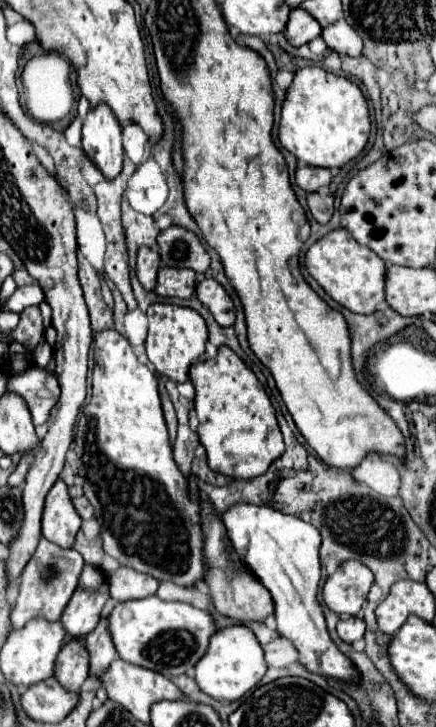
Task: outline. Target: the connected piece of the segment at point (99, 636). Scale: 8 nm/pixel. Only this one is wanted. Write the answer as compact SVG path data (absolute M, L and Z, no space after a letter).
M106 614L100 620L98 628L84 638L84 646L86 646L88 656L90 656L90 678L94 682L100 682L100 676L108 670L110 662L116 658L112 638L106 630Z

